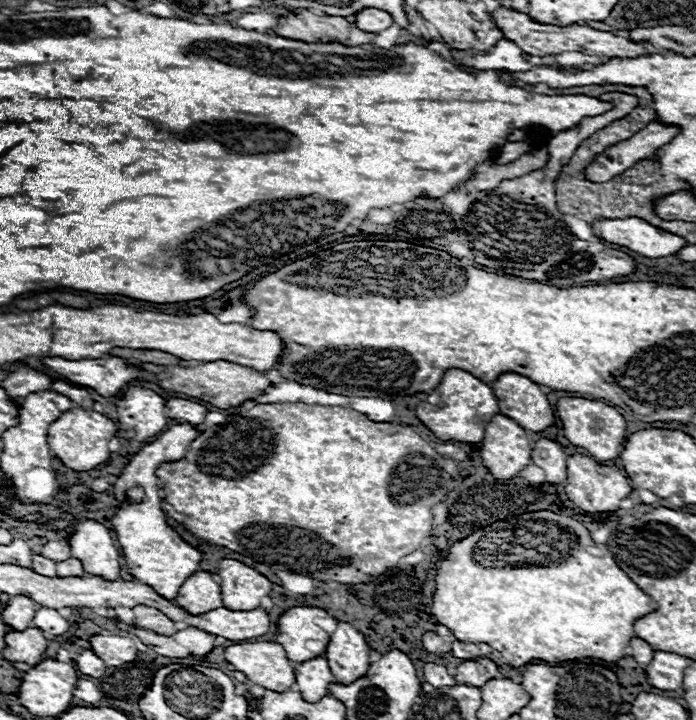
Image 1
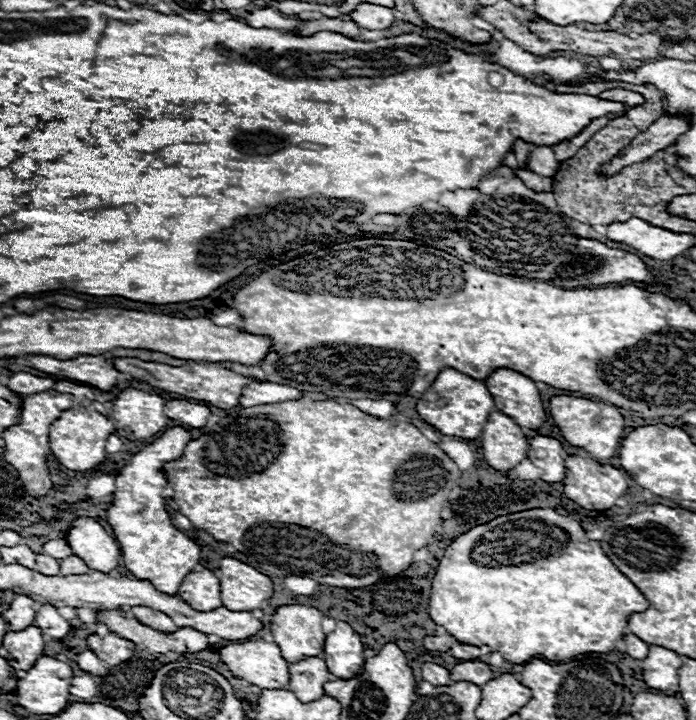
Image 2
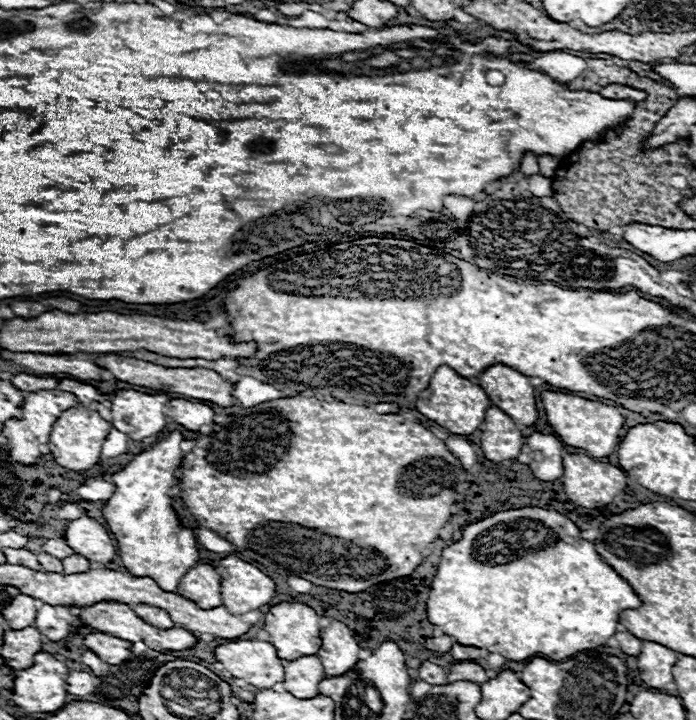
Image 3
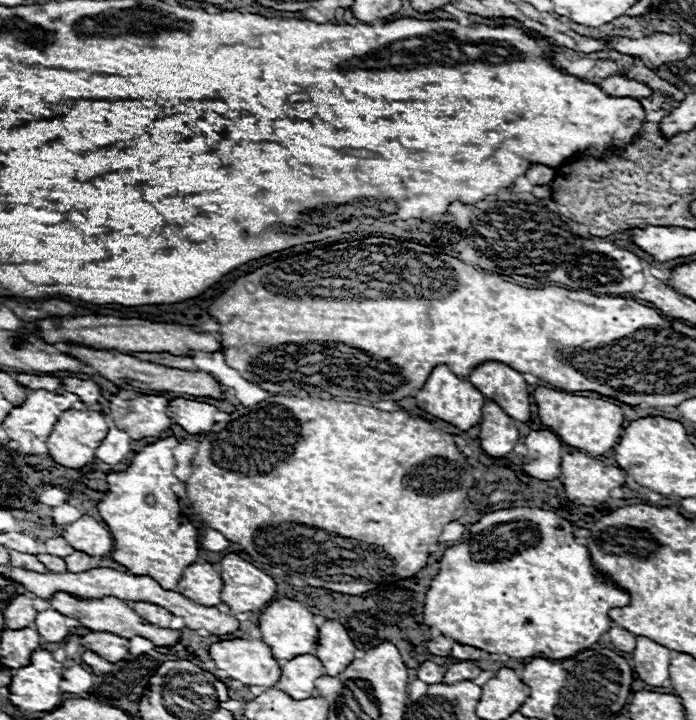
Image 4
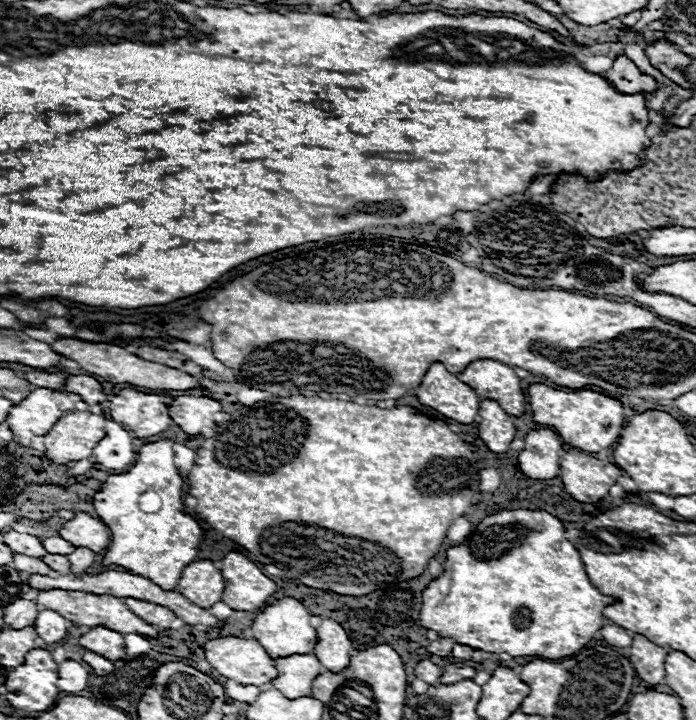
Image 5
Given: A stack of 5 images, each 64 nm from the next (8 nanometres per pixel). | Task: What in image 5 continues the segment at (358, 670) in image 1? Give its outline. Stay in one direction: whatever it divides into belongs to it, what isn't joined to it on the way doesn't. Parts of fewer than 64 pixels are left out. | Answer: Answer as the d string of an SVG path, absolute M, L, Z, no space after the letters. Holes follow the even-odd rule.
M324 618L322 624L316 628L316 634L318 634L318 642L314 654L320 660L320 664L330 672L344 670L348 666L352 652L352 642L346 630L338 622Z

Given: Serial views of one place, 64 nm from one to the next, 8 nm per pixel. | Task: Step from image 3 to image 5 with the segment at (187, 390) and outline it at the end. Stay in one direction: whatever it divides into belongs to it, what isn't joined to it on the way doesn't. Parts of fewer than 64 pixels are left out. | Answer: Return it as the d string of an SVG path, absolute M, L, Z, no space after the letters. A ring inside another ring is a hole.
M58 338L52 344L54 352L62 354L68 360L78 362L86 372L90 374L98 374L104 380L112 382L112 384L134 384L134 386L142 386L142 388L150 388L150 390L192 390L192 388L204 388L200 384L200 380L192 374L186 374L182 370L174 370L170 366L164 364L156 364L156 362L148 362L142 360L134 354L128 354L122 346L110 346L110 344L92 344L92 342L84 342L84 340L76 340L76 338Z

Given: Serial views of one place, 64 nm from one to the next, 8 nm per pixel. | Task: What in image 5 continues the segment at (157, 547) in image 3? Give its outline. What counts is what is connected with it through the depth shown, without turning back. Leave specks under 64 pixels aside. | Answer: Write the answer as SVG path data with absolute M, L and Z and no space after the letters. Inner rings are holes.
M172 440L144 444L132 470L108 476L92 502L98 516L112 532L112 542L104 552L104 564L124 566L132 574L154 580L154 584L160 584L162 590L174 590L182 568L196 560L204 540L198 522L184 512L184 478L178 476L172 444Z

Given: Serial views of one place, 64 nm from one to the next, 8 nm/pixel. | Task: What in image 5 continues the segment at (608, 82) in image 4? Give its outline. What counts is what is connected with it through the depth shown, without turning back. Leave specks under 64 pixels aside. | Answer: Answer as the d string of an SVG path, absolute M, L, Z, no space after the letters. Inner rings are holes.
M624 56L614 62L614 66L604 74L604 78L622 94L640 94L656 90L654 78L640 74L640 70Z

